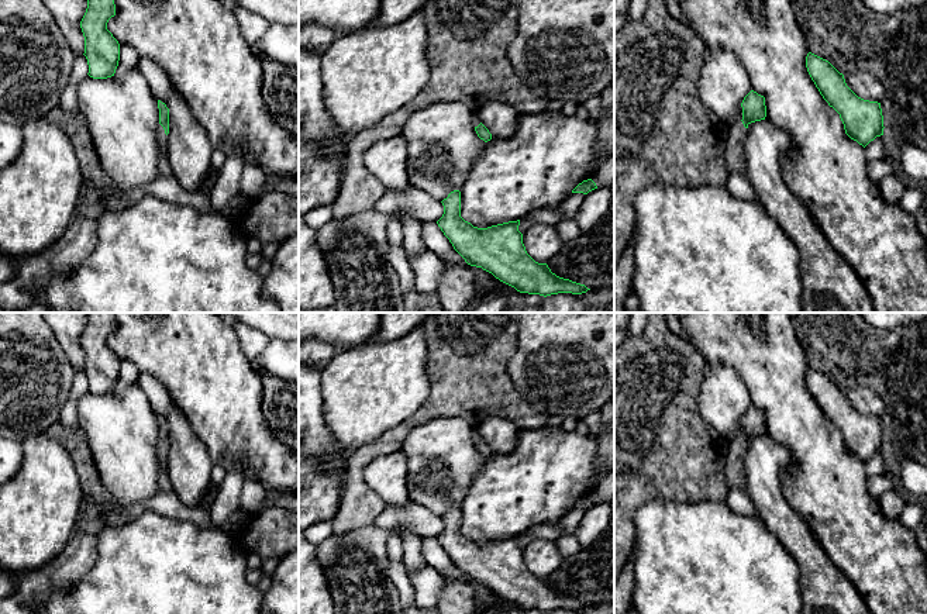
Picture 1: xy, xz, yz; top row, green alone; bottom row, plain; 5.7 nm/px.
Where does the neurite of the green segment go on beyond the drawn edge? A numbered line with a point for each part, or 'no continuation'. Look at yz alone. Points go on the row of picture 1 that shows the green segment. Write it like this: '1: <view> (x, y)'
1: yz (734, 144)

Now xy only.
1: xy (165, 169)

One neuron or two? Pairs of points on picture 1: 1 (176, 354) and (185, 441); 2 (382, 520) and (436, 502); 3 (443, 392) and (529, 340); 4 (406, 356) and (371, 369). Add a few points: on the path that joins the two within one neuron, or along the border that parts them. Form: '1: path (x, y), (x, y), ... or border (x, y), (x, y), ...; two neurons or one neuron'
1: border (164, 385), (171, 400), (200, 441); two neurons
2: border (410, 500), (440, 517); two neurons
3: border (519, 327), (516, 348), (506, 364), (510, 379); two neurons
4: path (397, 365), (393, 369), (379, 369); one neuron

